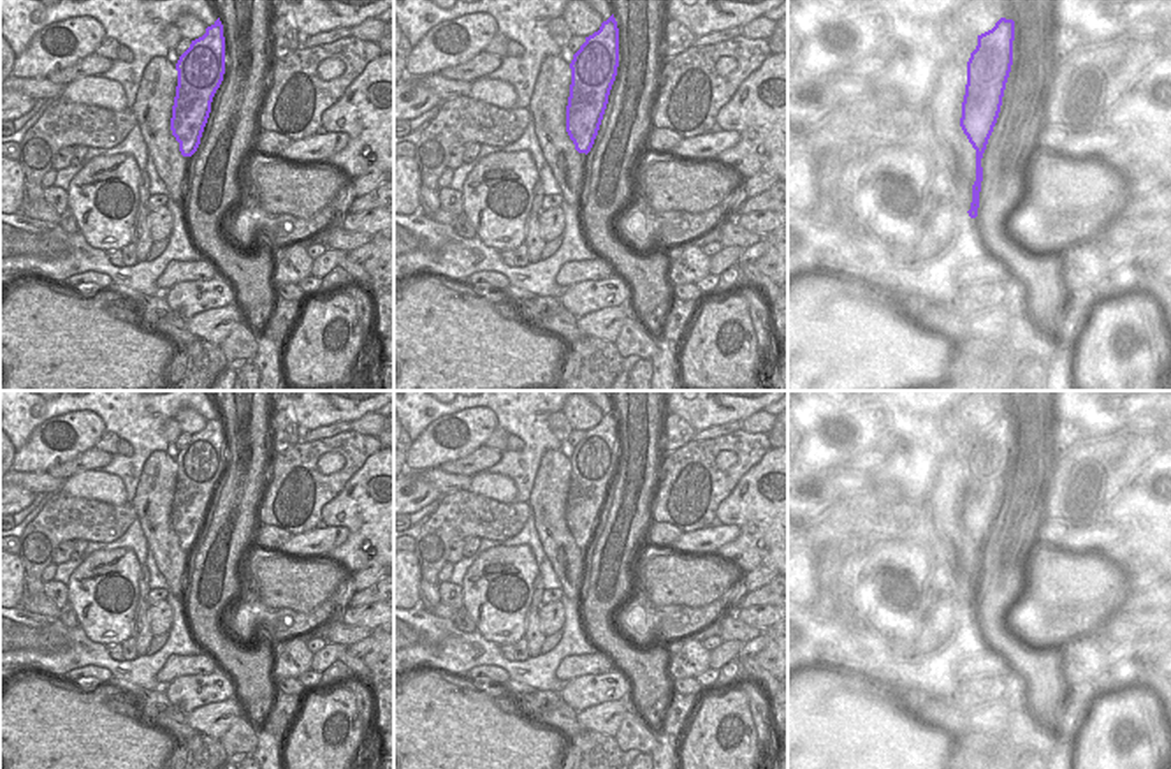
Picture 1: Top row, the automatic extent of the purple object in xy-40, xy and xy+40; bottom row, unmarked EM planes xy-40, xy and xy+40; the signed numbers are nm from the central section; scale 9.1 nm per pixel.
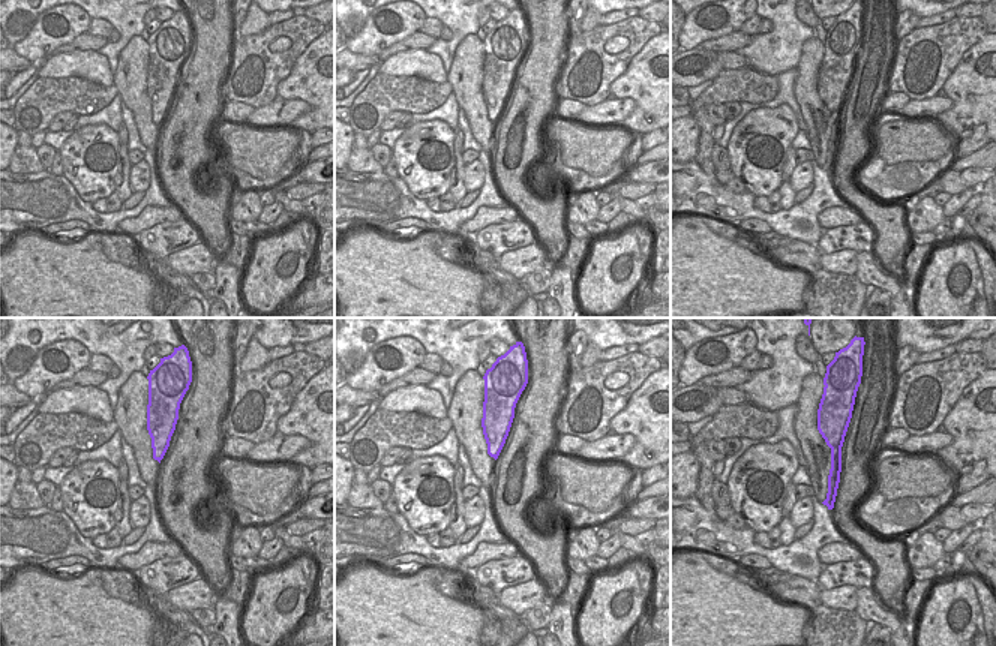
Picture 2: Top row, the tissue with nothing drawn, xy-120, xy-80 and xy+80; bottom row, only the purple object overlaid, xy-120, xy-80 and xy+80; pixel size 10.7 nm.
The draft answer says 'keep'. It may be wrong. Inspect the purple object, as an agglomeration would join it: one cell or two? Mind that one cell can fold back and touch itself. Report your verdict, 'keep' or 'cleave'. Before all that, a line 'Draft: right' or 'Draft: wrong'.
Draft: wrong
cleave

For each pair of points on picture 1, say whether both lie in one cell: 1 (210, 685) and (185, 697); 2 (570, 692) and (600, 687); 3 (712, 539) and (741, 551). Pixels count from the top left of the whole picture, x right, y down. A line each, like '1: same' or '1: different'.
1: same
2: same
3: different

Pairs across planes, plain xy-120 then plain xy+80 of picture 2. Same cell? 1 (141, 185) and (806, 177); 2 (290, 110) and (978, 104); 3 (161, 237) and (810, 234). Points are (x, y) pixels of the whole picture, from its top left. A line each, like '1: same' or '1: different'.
1: same
2: different
3: different

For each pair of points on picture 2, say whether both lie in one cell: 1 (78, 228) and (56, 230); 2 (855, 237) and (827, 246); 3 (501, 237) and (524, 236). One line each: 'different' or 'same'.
1: same
2: same
3: same

